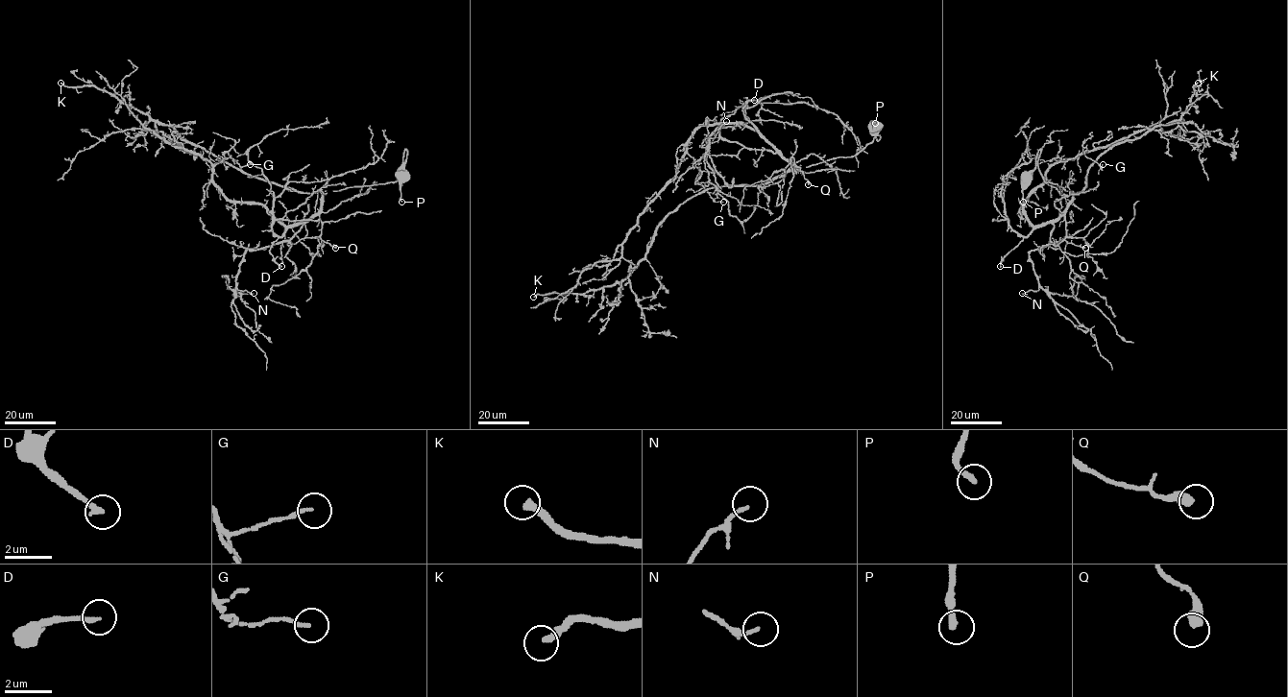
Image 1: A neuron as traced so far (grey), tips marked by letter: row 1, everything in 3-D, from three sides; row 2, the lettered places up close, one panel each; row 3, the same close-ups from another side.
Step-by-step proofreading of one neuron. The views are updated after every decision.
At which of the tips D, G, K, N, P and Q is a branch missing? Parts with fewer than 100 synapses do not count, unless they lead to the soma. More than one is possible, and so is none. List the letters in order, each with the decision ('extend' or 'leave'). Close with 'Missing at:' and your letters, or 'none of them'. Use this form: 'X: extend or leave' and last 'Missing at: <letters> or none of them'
D: leave
G: leave
K: extend
N: leave
P: leave
Q: leave
Missing at: K

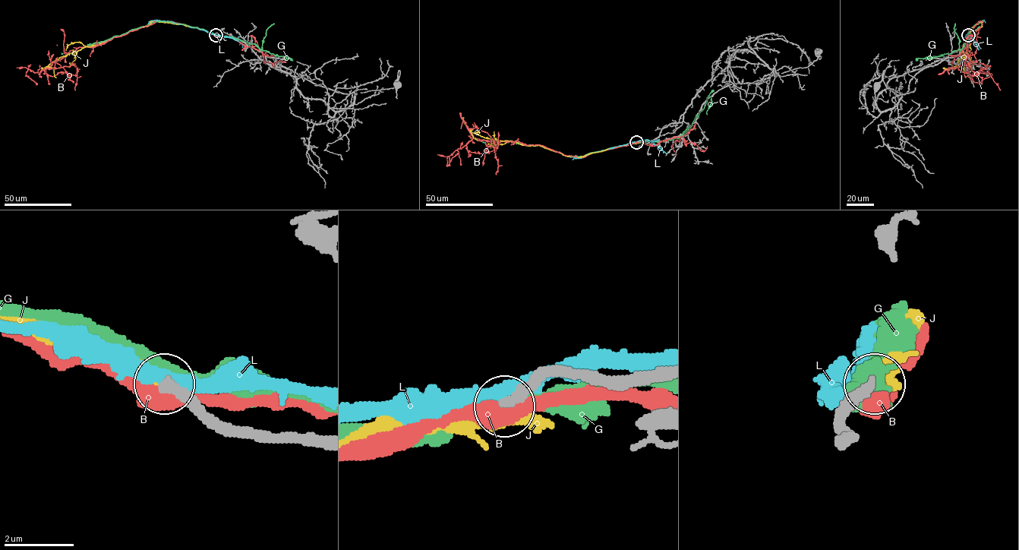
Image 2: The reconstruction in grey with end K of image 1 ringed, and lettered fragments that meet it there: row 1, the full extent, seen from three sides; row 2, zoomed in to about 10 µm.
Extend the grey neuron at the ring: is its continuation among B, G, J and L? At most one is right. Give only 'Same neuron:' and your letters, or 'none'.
Same neuron: J

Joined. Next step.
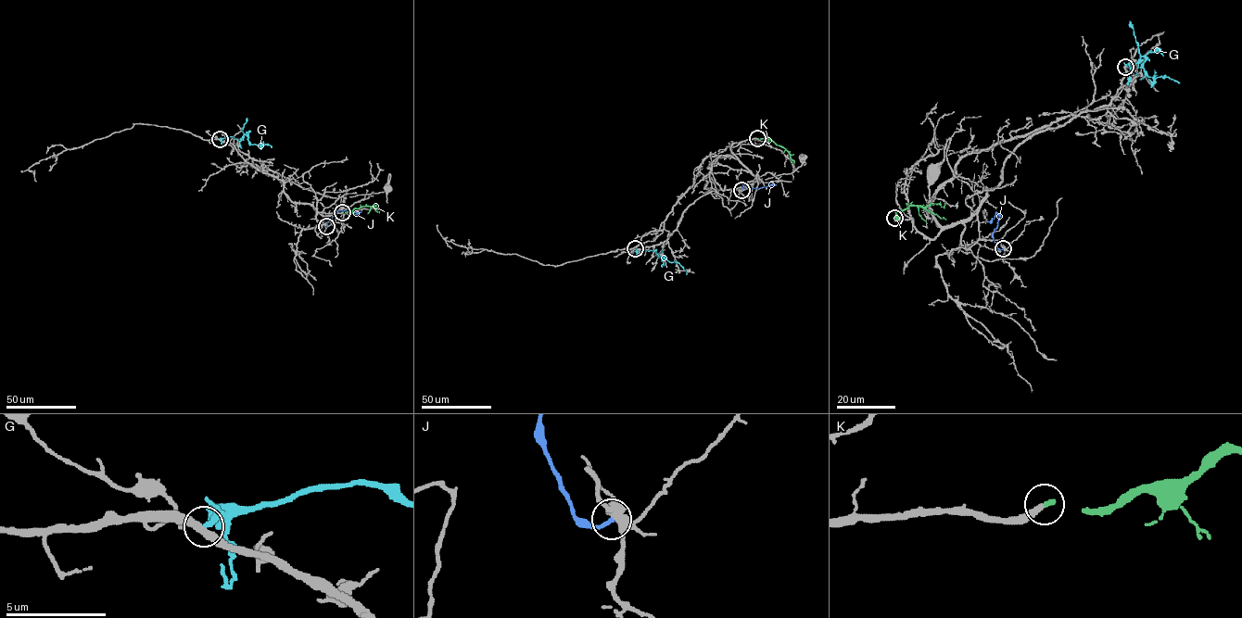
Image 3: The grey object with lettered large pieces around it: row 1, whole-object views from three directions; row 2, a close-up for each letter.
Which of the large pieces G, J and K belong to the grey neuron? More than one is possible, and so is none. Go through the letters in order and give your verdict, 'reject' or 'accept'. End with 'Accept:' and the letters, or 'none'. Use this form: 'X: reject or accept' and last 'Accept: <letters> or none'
G: reject
J: reject
K: accept
Accept: K

